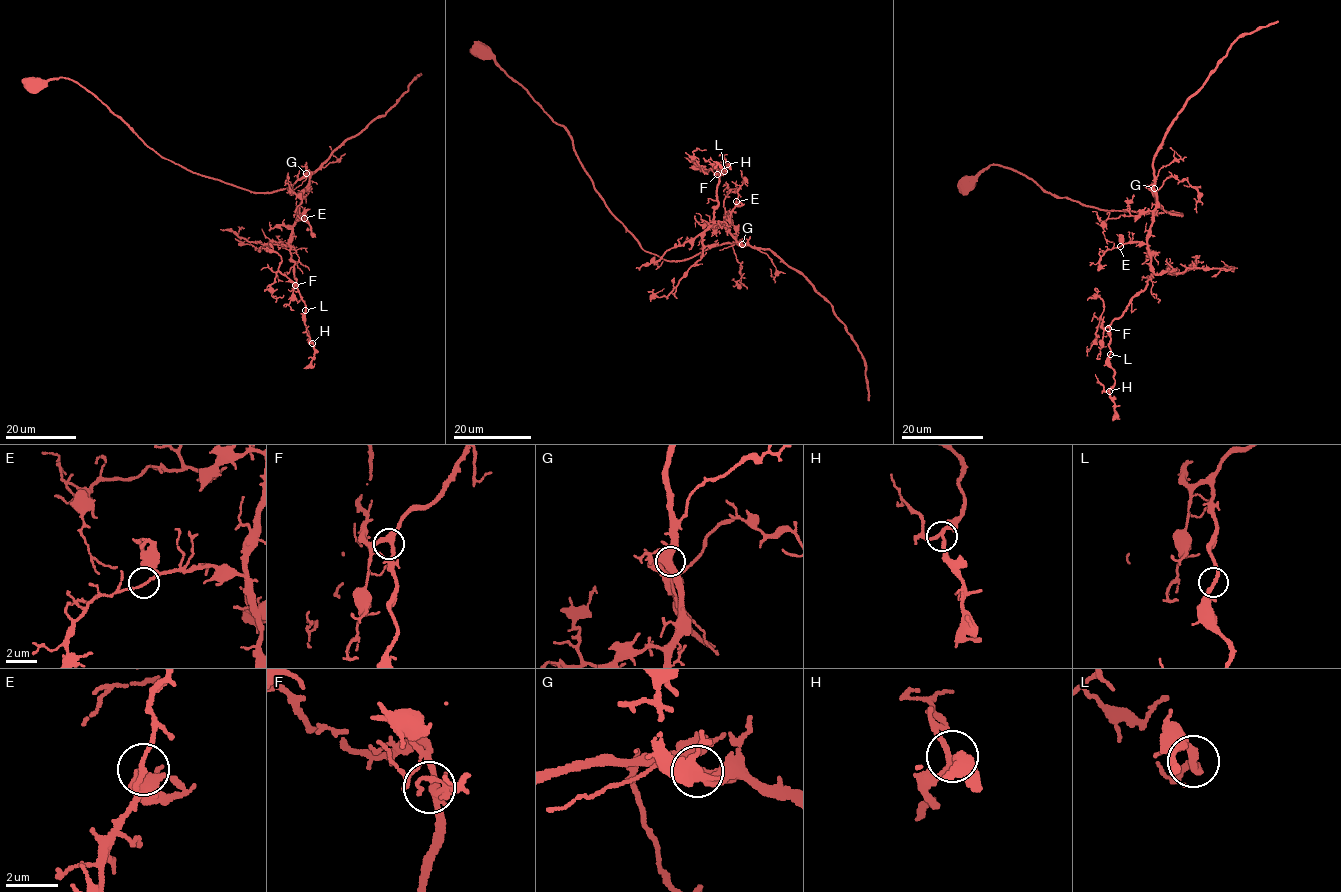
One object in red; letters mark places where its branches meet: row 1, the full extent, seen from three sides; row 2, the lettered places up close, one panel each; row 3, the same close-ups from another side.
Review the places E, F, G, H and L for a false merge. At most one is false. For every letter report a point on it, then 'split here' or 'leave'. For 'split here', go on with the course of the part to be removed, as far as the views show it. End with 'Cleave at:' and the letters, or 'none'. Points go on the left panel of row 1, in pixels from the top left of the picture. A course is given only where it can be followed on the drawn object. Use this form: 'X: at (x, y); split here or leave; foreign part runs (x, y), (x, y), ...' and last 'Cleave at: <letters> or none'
E: at (304, 218); leave
F: at (295, 285); leave
G: at (306, 173); leave
H: at (312, 343); leave
L: at (305, 310); leave
Cleave at: none

